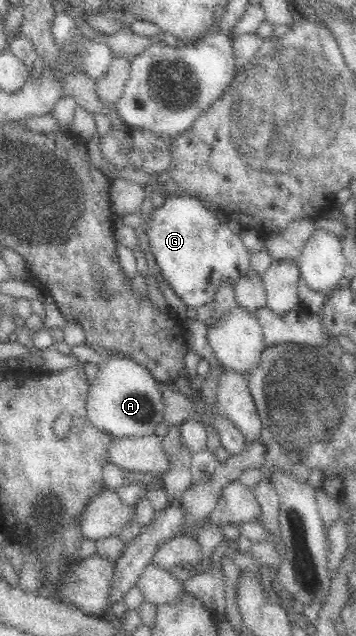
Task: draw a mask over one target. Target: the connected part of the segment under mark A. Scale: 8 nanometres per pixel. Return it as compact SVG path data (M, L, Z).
M104 355L101 365L97 367L98 372L96 372L94 379L88 383L86 399L84 399L88 421L100 432L106 432L119 438L154 433L156 426L163 423L164 408L162 407L164 404L162 404L162 394L156 386L156 380L149 370L123 355Z

